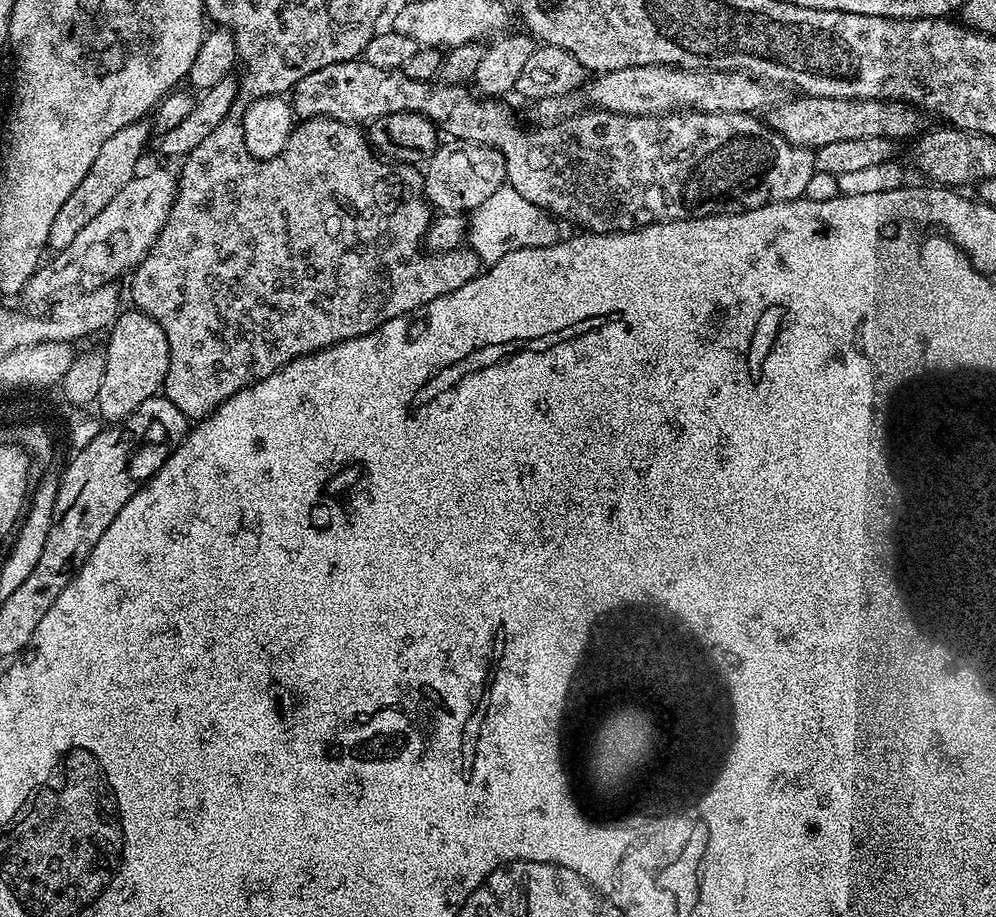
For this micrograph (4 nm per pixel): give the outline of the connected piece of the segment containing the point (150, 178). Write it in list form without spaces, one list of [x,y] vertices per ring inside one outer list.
[[[156,168],[153,172],[141,171],[133,180],[126,182],[122,186],[122,191],[115,196],[98,218],[93,218],[83,230],[78,233],[78,238],[70,242],[70,246],[63,248],[61,252],[55,253],[52,261],[41,263],[36,269],[36,273],[24,286],[22,293],[23,299],[28,299],[32,304],[40,304],[43,300],[48,300],[51,296],[56,296],[59,292],[64,292],[67,288],[72,288],[79,282],[83,276],[93,276],[96,282],[112,282],[117,278],[115,276],[127,277],[146,258],[146,254],[154,246],[166,218],[176,201],[176,186],[178,176],[175,171],[168,168]]]

